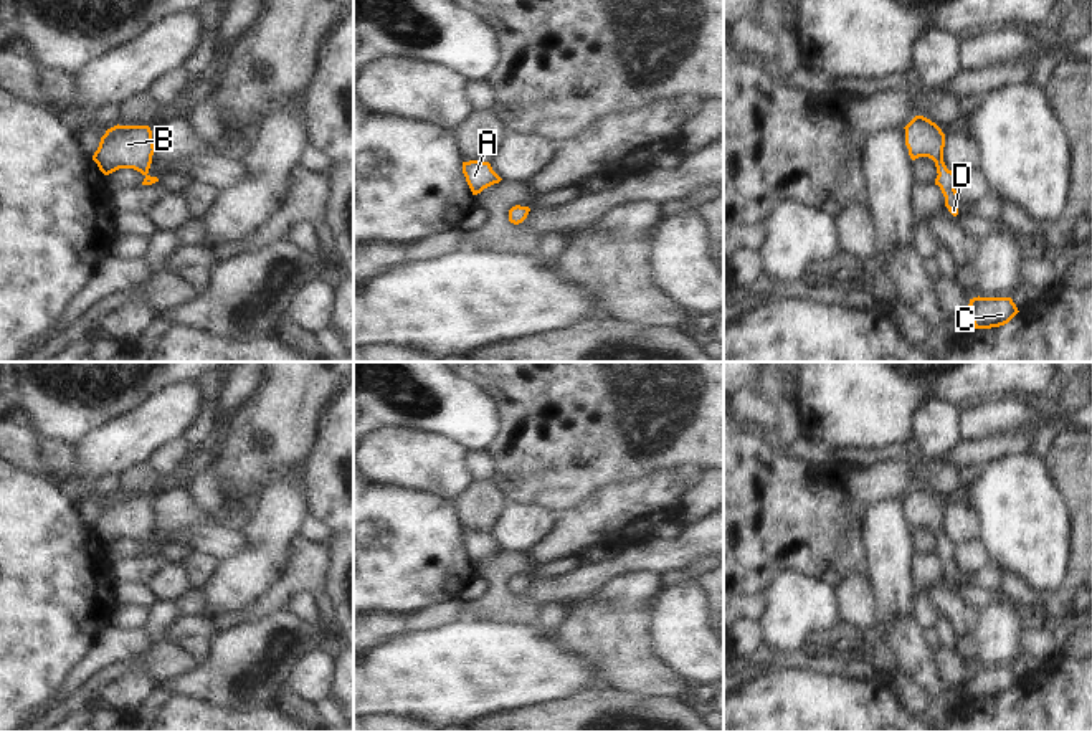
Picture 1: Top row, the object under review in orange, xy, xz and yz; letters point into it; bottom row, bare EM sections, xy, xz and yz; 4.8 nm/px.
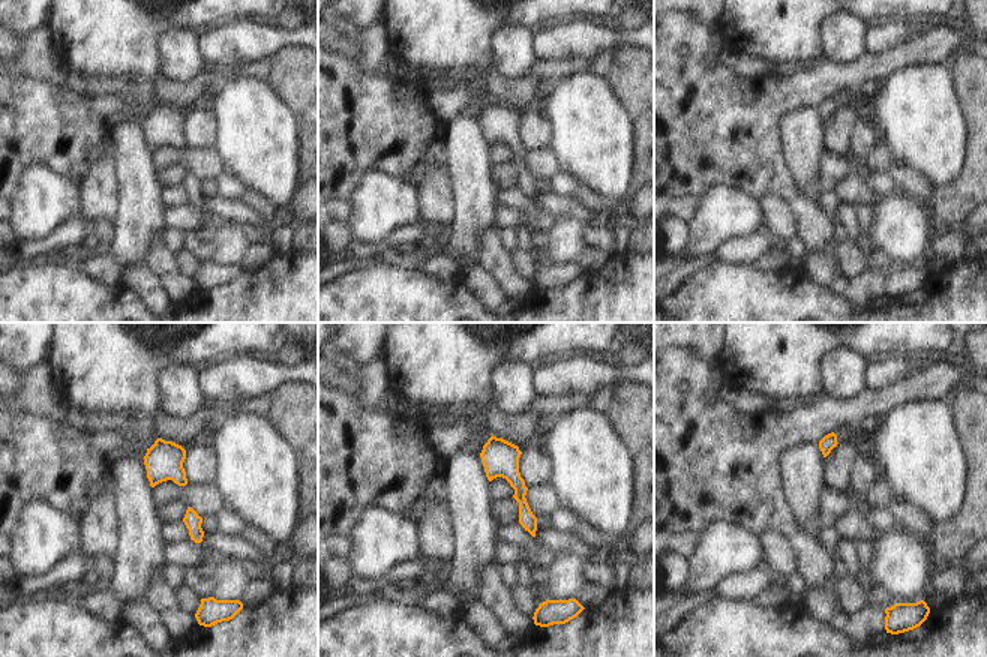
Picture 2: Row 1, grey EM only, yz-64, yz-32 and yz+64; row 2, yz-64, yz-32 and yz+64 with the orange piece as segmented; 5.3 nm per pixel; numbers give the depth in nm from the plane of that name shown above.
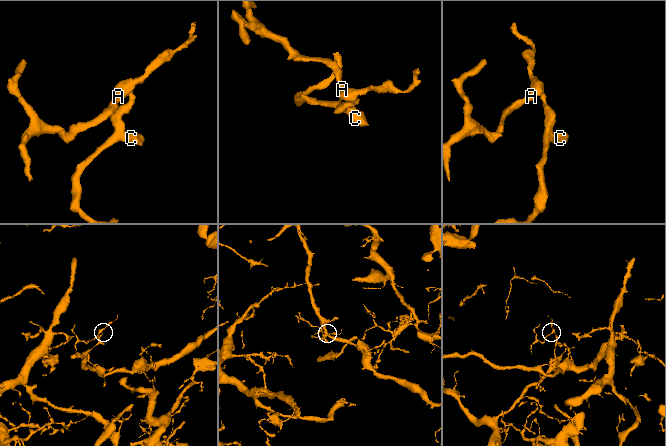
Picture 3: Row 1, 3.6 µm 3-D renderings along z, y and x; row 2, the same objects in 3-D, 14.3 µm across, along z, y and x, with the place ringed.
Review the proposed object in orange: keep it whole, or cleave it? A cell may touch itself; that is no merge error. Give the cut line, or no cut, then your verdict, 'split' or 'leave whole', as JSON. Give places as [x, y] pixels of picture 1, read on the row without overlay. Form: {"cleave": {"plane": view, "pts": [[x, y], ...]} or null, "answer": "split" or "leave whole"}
{"cleave": null, "answer": "leave whole"}

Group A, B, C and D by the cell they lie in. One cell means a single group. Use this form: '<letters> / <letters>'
A B C D

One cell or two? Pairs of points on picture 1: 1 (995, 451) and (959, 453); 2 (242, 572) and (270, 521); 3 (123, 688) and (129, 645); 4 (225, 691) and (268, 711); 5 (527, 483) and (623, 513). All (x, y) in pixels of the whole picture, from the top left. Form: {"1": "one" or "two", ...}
{"1": "one", "2": "one", "3": "two", "4": "two", "5": "two"}

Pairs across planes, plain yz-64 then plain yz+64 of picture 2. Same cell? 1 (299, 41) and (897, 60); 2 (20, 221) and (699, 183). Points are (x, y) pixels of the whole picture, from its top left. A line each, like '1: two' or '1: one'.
1: two
2: two

